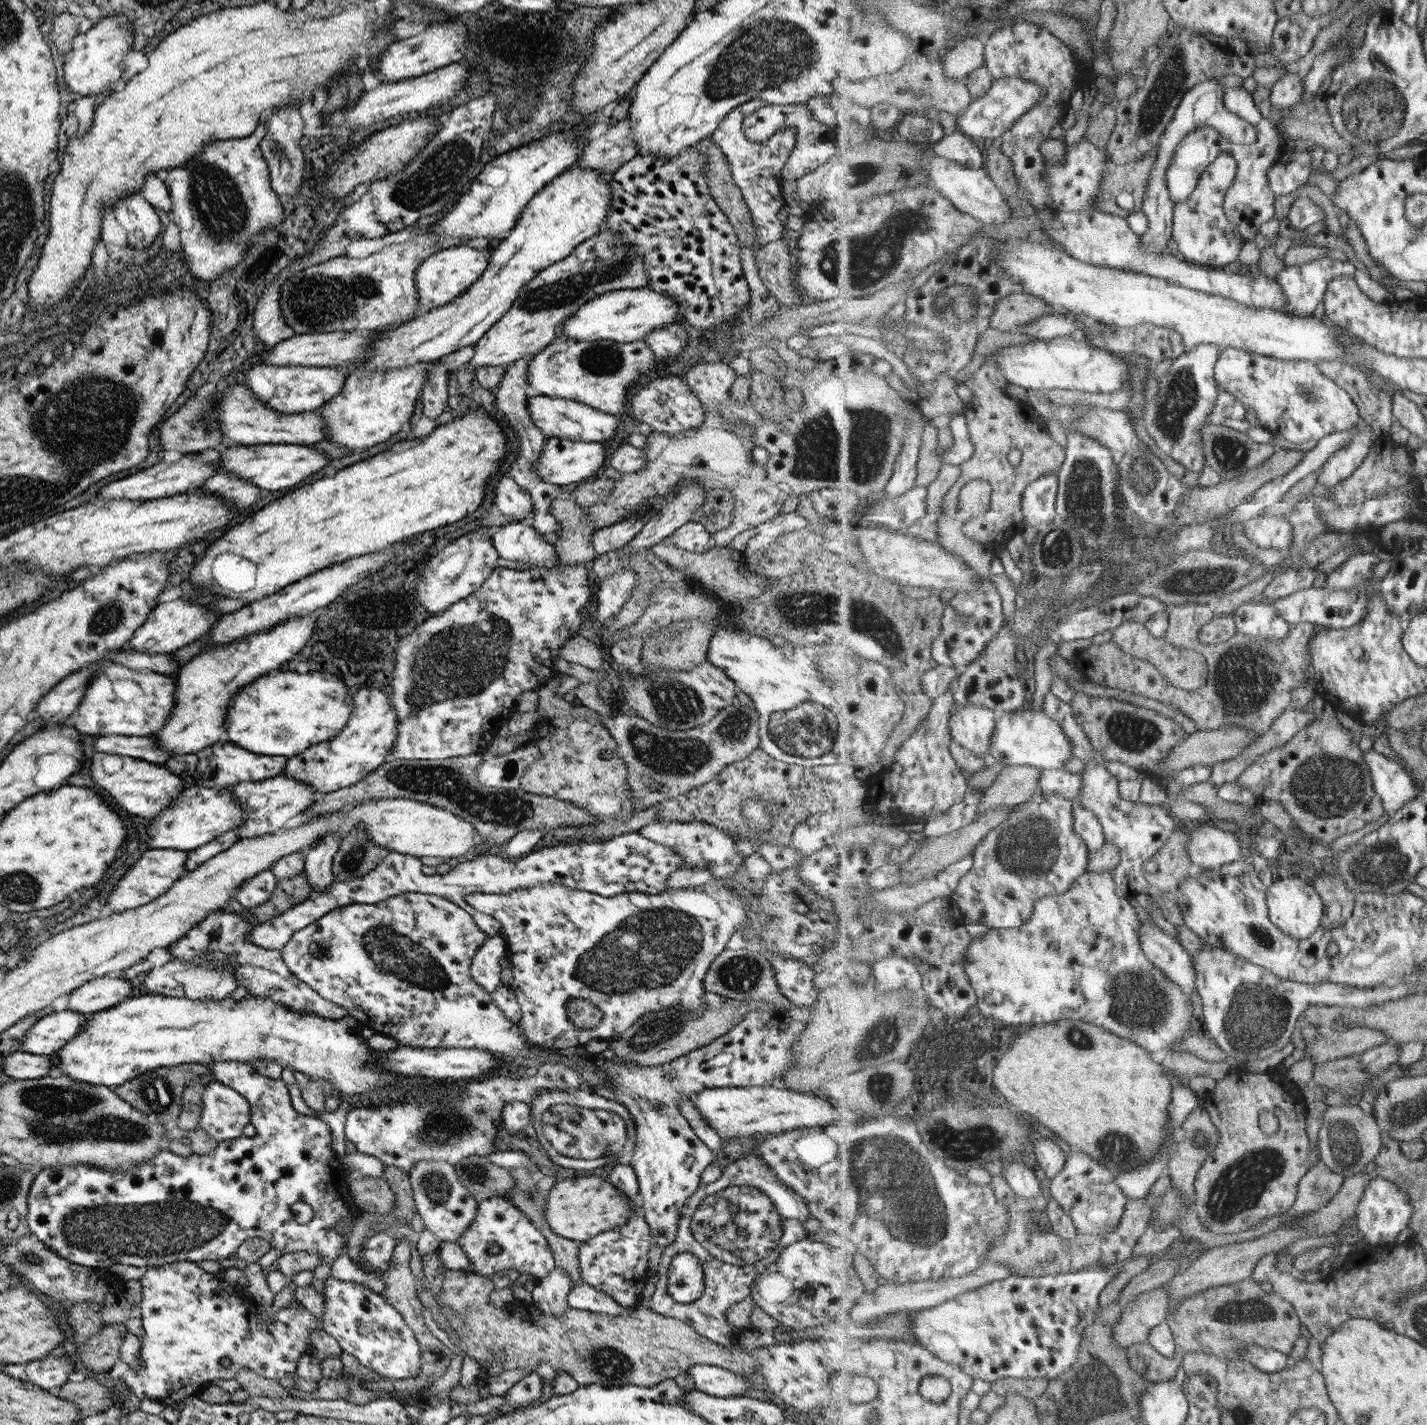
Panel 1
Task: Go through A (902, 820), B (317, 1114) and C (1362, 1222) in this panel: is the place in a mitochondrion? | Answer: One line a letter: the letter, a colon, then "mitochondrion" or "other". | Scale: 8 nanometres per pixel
A: other
B: other
C: other

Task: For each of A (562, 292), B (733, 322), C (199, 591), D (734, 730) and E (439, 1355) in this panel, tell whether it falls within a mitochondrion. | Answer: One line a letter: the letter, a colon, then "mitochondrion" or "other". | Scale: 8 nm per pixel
A: mitochondrion
B: other
C: other
D: mitochondrion
E: other

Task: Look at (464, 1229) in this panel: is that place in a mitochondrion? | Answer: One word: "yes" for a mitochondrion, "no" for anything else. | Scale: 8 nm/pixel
no

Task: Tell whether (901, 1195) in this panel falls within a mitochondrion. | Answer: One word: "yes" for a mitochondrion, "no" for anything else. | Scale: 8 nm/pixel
yes

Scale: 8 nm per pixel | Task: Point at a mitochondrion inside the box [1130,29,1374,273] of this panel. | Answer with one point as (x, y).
(1169, 80)

